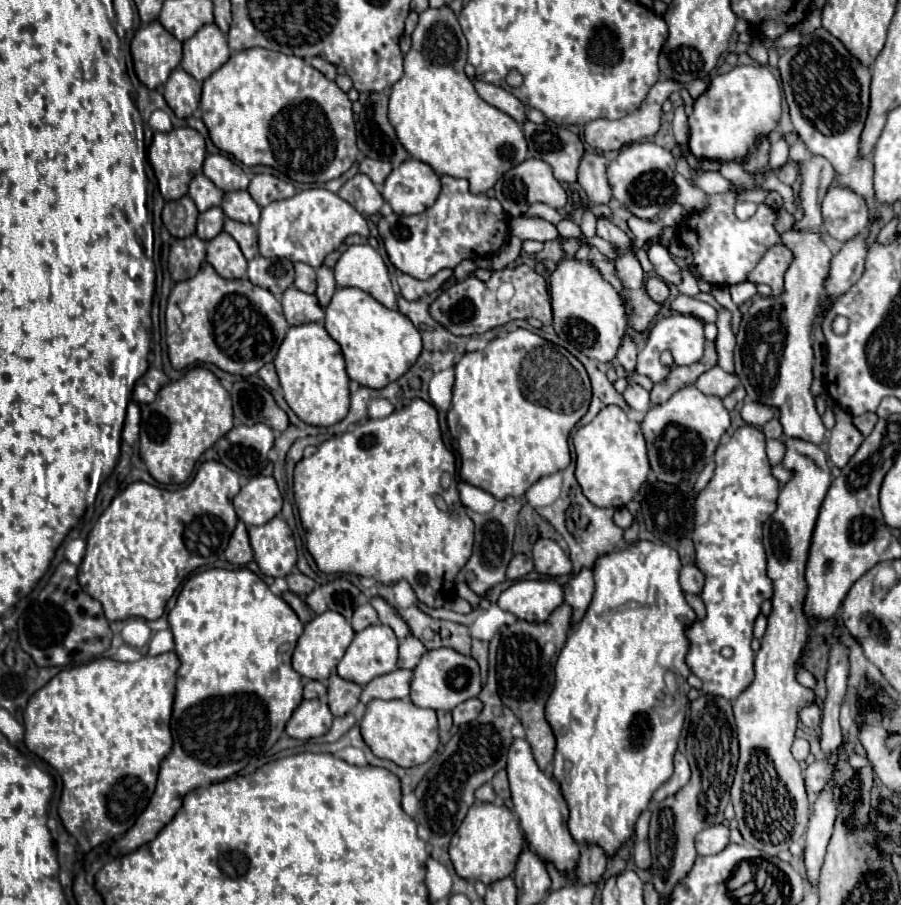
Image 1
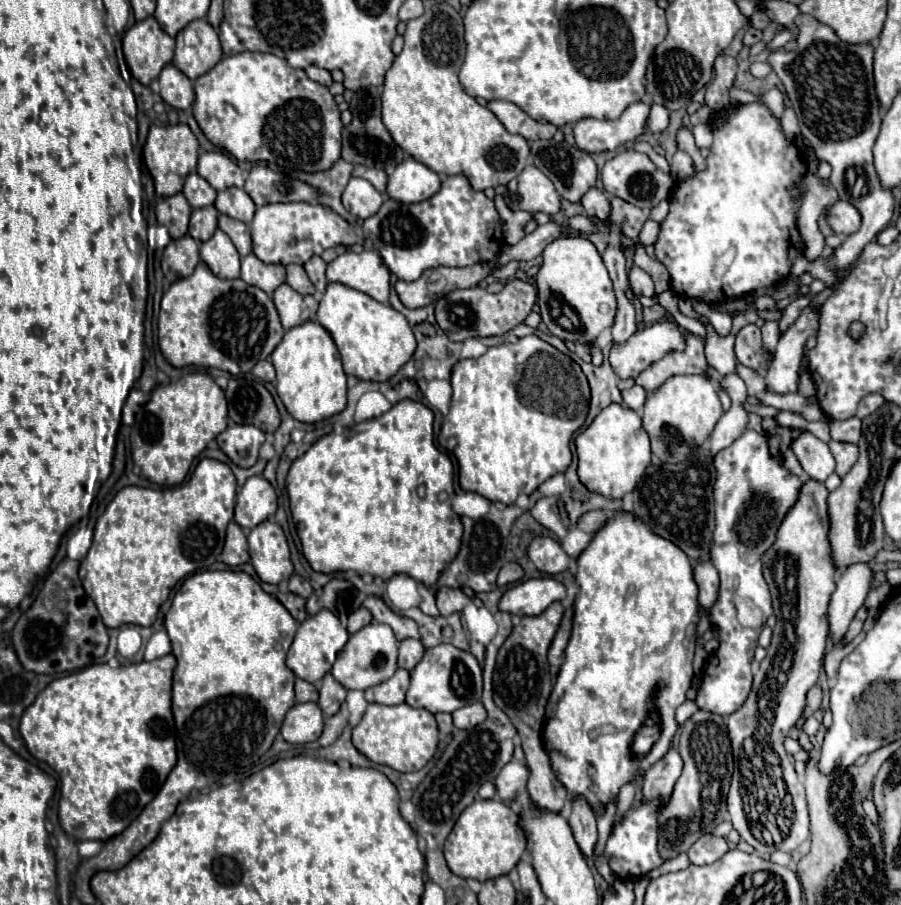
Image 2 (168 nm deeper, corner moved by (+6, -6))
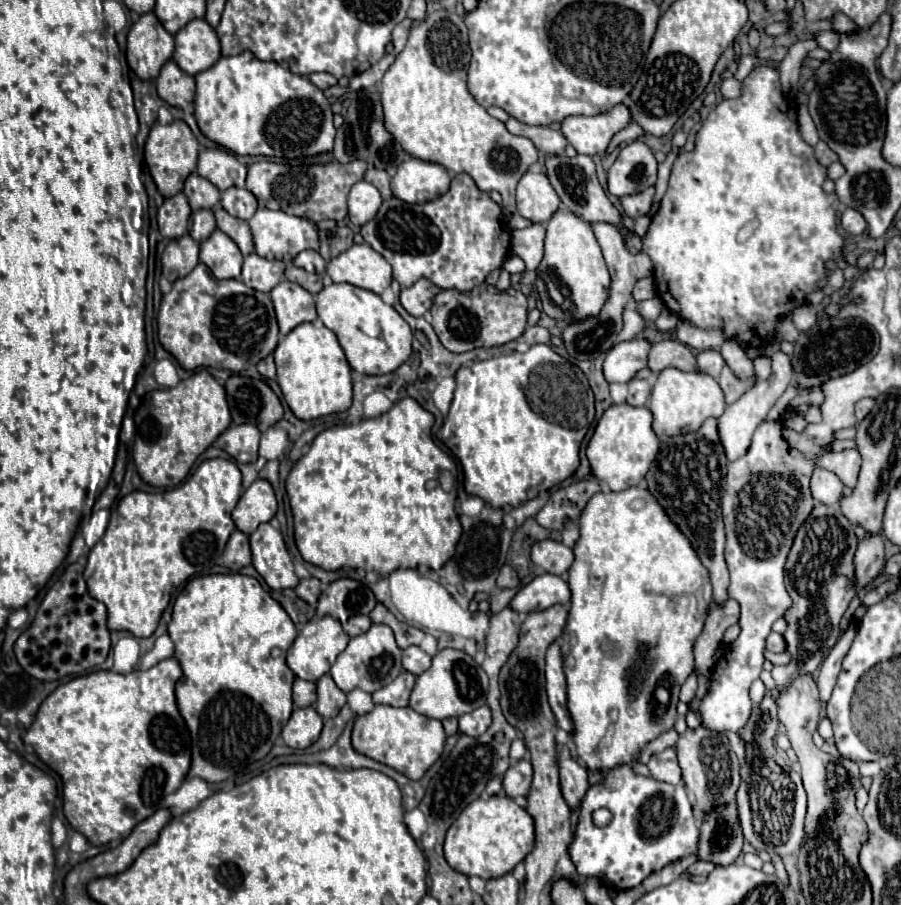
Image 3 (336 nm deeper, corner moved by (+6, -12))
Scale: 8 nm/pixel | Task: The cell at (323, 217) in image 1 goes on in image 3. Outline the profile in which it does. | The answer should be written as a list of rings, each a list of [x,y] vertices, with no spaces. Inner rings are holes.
[[[259,208],[253,218],[249,220],[251,232],[253,232],[253,242],[255,242],[255,252],[263,258],[269,260],[283,260],[283,262],[291,262],[295,254],[299,254],[301,250],[319,250],[319,236],[315,226],[299,216],[291,216],[285,214],[281,210],[267,210],[267,208]]]

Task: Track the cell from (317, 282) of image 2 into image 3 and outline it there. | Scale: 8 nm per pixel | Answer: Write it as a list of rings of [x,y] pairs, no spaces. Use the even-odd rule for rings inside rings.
[[[303,250],[293,258],[295,266],[305,268],[307,272],[325,272],[325,260],[319,256],[317,250]]]

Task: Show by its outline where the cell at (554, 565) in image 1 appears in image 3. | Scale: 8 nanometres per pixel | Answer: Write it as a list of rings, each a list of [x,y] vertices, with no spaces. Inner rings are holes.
[[[541,540],[533,544],[531,560],[549,574],[563,574],[573,562],[573,550],[555,540]]]

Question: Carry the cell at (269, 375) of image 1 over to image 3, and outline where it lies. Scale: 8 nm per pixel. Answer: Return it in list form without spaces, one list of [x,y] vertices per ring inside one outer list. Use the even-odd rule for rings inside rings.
[[[269,354],[267,358],[263,358],[263,362],[257,364],[257,370],[259,370],[261,376],[265,376],[265,378],[275,378],[275,362],[273,362],[273,354]]]

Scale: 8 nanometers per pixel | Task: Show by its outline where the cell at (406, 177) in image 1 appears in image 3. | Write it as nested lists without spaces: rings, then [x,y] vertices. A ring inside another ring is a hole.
[[[419,158],[405,160],[391,178],[393,196],[409,204],[423,204],[443,196],[449,190],[449,184],[451,176],[441,164]]]

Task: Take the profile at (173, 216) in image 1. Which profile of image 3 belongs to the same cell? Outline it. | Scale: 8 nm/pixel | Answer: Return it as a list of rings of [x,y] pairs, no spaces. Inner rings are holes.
[[[179,192],[171,198],[165,198],[165,202],[157,214],[159,232],[169,240],[181,238],[183,234],[187,234],[189,216],[191,216],[191,208],[189,208],[187,196],[183,192]]]

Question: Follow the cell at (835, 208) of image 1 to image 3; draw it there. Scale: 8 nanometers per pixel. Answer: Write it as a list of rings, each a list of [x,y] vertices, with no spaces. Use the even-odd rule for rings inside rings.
[[[845,208],[841,214],[841,226],[849,232],[849,234],[863,234],[867,230],[867,222],[865,218],[853,210],[853,208]]]

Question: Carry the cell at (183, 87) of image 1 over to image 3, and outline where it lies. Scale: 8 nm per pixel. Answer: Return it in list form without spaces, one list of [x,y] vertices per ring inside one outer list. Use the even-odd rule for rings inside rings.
[[[167,60],[155,80],[157,94],[163,98],[169,106],[175,108],[187,108],[195,98],[195,80],[193,76],[179,70],[179,66],[173,60]]]

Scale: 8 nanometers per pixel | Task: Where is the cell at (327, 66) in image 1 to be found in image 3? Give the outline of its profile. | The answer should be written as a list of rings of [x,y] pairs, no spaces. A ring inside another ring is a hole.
[[[311,74],[311,82],[313,82],[317,88],[325,90],[325,88],[329,88],[329,86],[335,86],[335,84],[337,84],[337,78],[331,76],[331,74]]]

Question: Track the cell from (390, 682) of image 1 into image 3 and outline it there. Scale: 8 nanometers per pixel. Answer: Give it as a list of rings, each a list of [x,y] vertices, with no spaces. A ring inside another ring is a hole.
[[[401,672],[391,684],[373,692],[373,702],[387,706],[407,706],[413,686],[415,686],[415,676],[411,672]]]

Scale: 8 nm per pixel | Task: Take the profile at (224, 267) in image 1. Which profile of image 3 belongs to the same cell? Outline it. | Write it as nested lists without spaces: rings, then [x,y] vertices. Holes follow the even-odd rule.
[[[215,230],[203,244],[199,260],[213,272],[215,278],[241,278],[243,254],[239,246],[221,230]]]

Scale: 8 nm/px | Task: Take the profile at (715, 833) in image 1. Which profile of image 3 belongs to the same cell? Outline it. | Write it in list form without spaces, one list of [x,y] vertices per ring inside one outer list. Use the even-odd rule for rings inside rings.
[[[693,862],[685,872],[687,874],[691,874],[691,876],[707,876],[707,874],[711,874],[715,870],[715,866],[711,864],[711,862]]]

